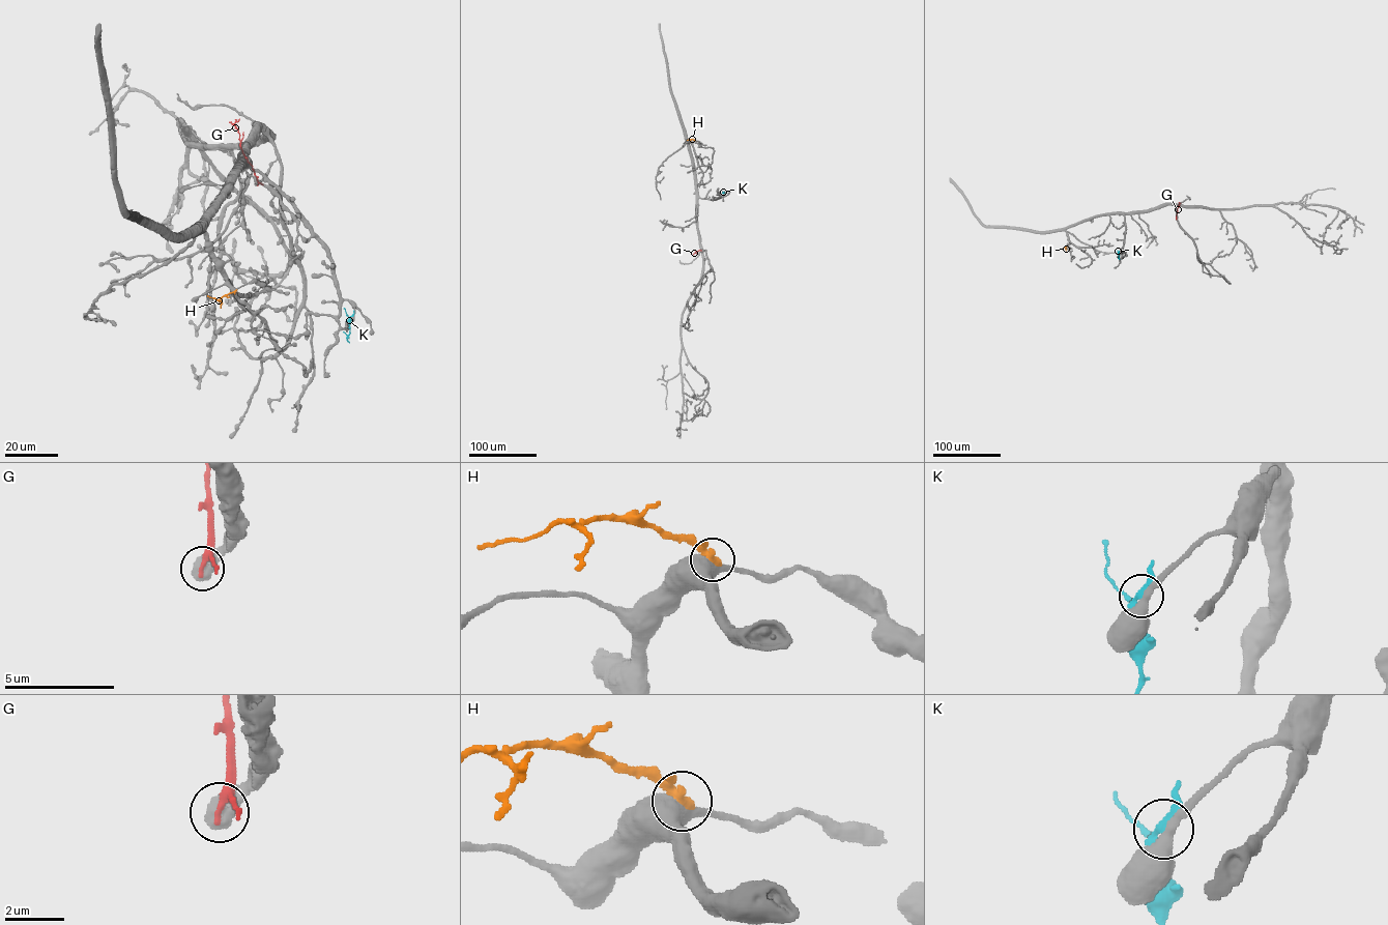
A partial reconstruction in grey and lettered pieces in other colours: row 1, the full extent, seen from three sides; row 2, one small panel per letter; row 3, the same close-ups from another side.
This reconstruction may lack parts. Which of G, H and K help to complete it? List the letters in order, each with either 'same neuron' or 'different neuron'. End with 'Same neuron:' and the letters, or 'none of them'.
G: different neuron
H: same neuron
K: different neuron
Same neuron: H

